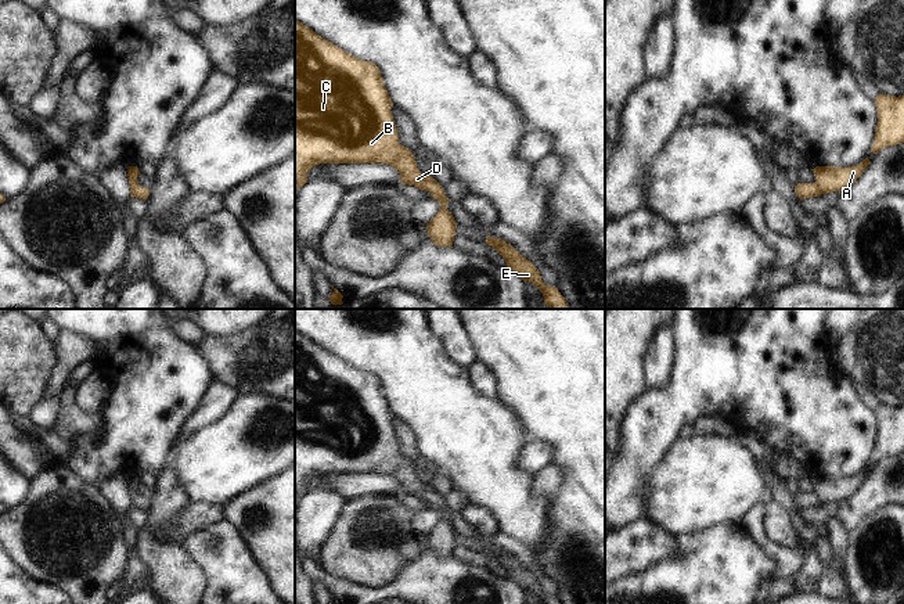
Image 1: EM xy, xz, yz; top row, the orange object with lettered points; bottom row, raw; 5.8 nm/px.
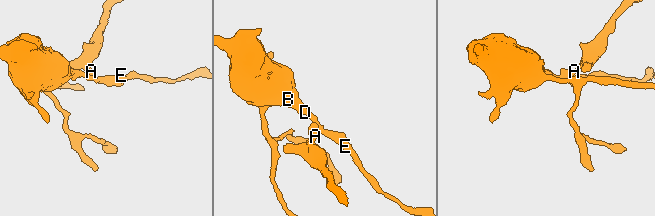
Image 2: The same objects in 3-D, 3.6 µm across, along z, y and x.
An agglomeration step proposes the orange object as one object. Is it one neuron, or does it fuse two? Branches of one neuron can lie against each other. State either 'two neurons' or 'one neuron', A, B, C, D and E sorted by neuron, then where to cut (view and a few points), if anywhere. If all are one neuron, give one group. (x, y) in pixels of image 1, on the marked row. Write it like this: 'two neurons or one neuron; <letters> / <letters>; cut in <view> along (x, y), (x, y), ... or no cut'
two neurons; A / B C D E; cut in yz along (814, 183), (823, 193)

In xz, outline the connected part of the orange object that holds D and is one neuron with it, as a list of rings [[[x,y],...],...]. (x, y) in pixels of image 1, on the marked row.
[[[295,19],[295,186],[298,190],[307,183],[309,170],[320,163],[386,163],[400,173],[401,184],[429,191],[440,208],[449,211],[450,199],[443,187],[431,175],[421,173],[414,154],[400,144],[392,105],[375,64],[356,58]]]

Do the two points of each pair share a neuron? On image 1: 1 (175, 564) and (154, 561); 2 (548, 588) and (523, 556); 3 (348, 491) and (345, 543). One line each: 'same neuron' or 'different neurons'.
1: same neuron
2: same neuron
3: different neurons

